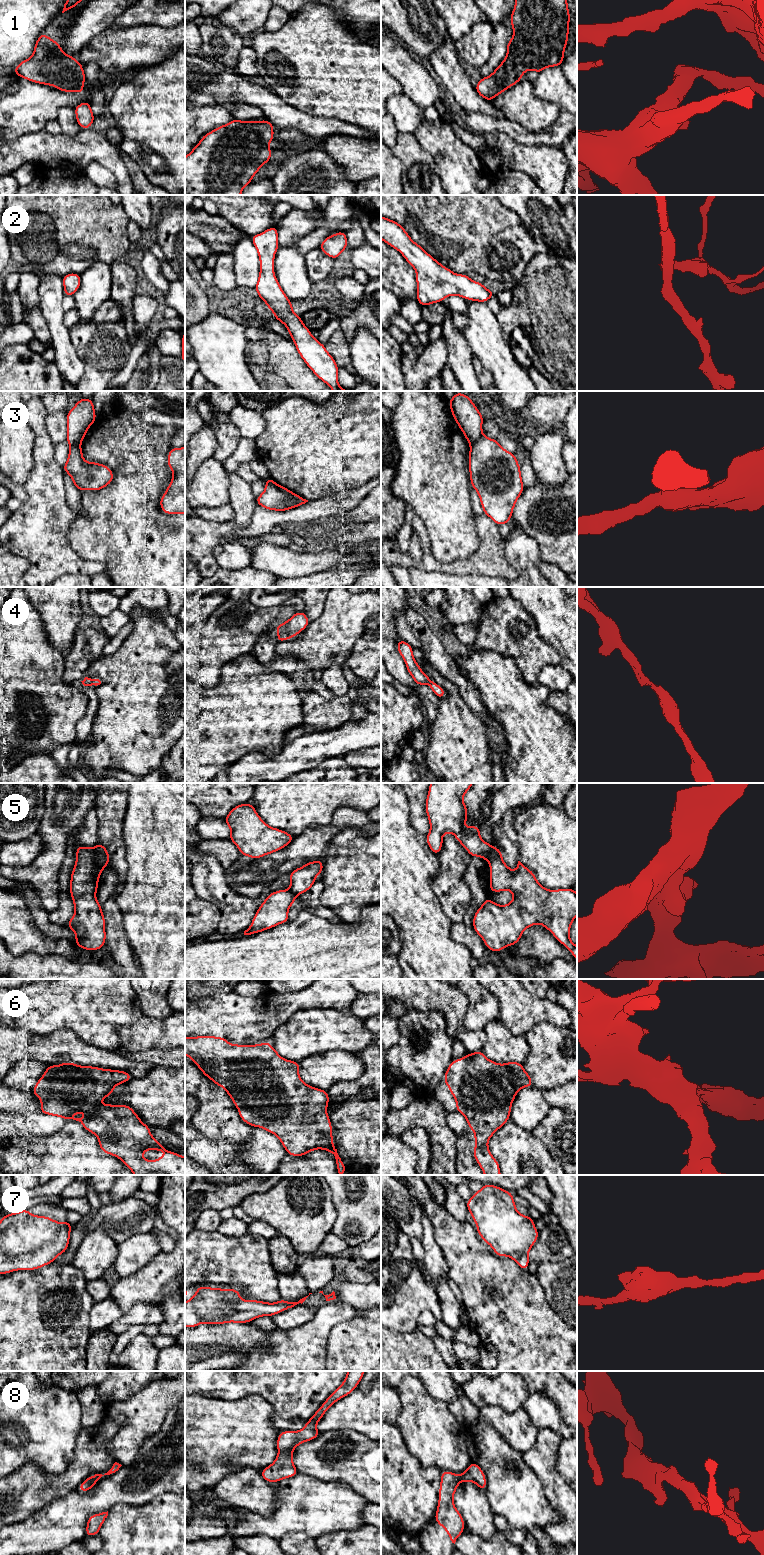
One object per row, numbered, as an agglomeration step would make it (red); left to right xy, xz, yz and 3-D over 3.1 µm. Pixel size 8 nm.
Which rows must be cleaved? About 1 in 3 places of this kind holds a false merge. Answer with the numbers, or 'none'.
3, 5

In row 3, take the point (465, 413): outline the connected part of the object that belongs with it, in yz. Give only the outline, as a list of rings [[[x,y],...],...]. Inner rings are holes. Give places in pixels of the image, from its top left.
[[[456,392],[449,400],[449,407],[454,420],[470,445],[483,436],[483,415],[468,395]]]

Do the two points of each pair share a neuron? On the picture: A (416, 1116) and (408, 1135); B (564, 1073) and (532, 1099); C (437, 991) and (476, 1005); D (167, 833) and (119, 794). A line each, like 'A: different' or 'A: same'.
A: different
B: different
C: different
D: different

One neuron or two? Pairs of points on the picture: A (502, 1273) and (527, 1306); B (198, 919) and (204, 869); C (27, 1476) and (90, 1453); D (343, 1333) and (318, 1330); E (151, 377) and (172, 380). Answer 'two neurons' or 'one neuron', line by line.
A: one neuron
B: two neurons
C: one neuron
D: two neurons
E: two neurons

